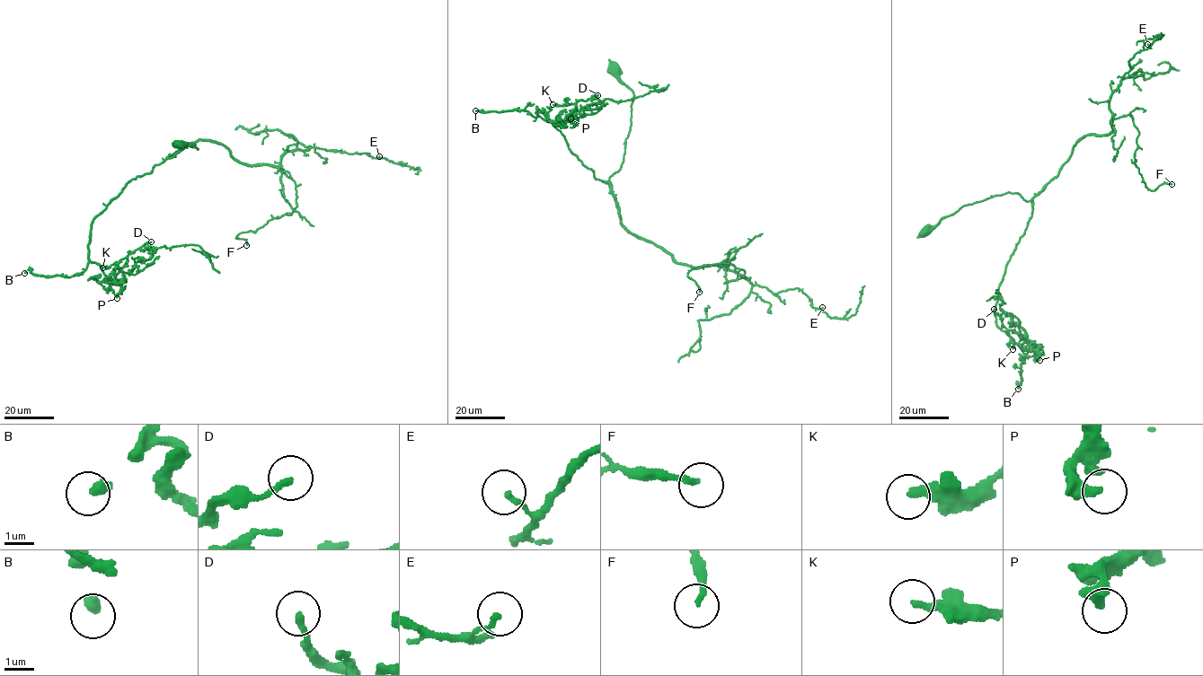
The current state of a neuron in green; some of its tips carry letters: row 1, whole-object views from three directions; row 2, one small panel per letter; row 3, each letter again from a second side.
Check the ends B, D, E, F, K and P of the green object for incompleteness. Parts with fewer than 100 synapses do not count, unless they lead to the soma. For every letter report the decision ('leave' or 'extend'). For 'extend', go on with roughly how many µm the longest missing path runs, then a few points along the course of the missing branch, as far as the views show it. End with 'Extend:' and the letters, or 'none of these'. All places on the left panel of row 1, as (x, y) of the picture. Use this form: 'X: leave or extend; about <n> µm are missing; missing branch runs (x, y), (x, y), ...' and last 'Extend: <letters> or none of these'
B: extend; about 70 µm are missing
D: leave
E: leave
F: leave
K: leave
P: leave
Extend: B

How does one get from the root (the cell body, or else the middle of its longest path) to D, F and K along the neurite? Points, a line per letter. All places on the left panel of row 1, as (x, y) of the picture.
D: (179, 144), (198, 149), (187, 145), (127, 183), (93, 220), (88, 257), (112, 279), (129, 253), (151, 241)
F: (179, 144), (198, 149), (169, 159), (209, 140), (294, 181), (296, 206), (239, 233), (246, 245)
K: (179, 144), (198, 149), (187, 145), (128, 181), (93, 220), (91, 261), (112, 279), (128, 260), (102, 267)

